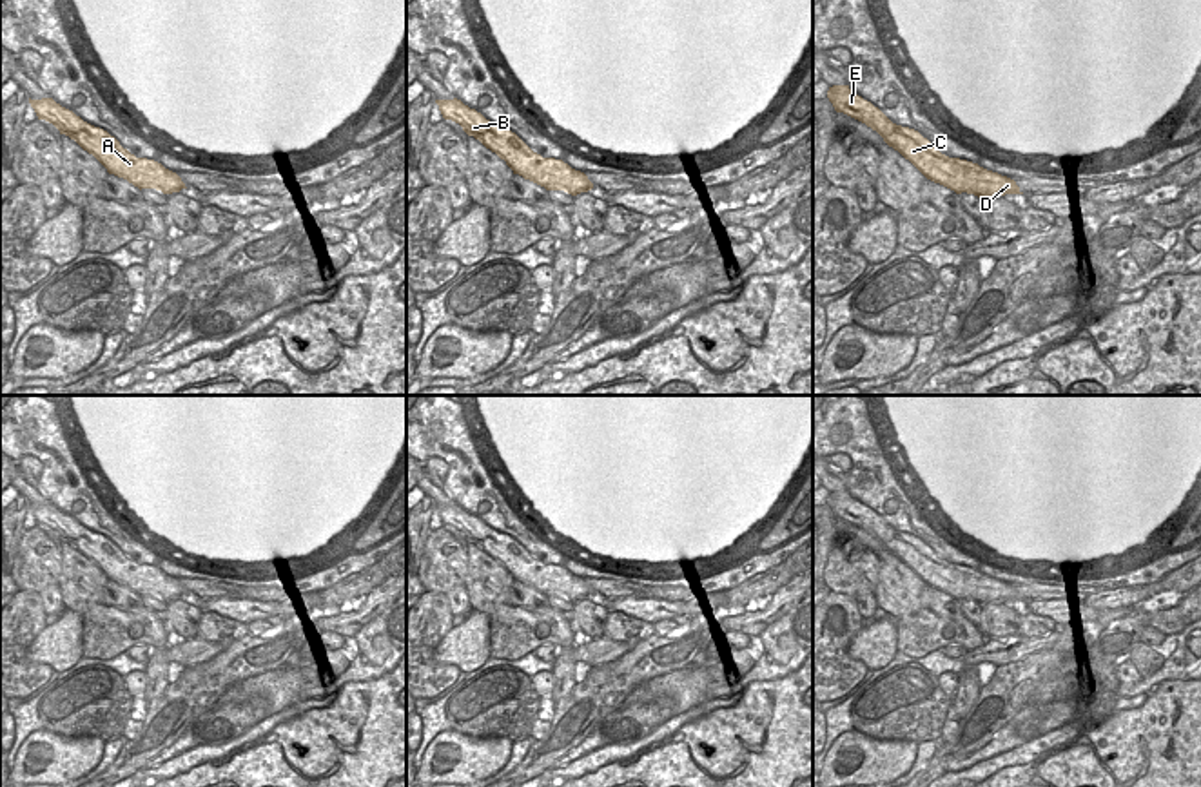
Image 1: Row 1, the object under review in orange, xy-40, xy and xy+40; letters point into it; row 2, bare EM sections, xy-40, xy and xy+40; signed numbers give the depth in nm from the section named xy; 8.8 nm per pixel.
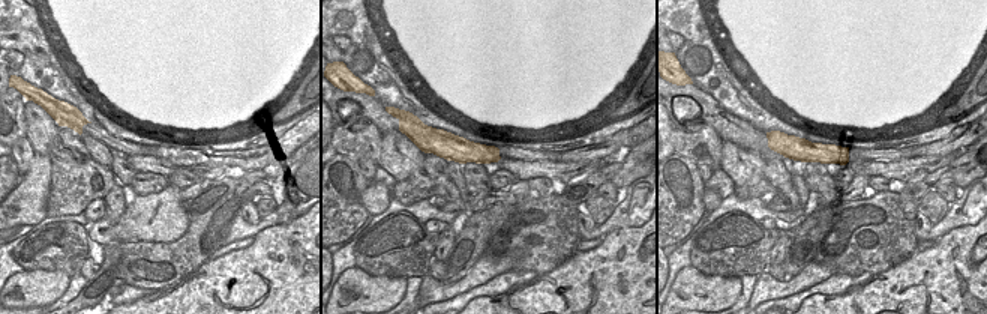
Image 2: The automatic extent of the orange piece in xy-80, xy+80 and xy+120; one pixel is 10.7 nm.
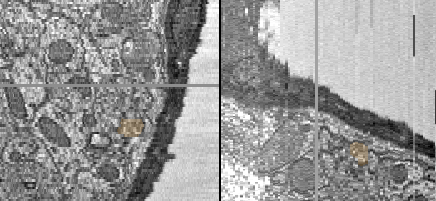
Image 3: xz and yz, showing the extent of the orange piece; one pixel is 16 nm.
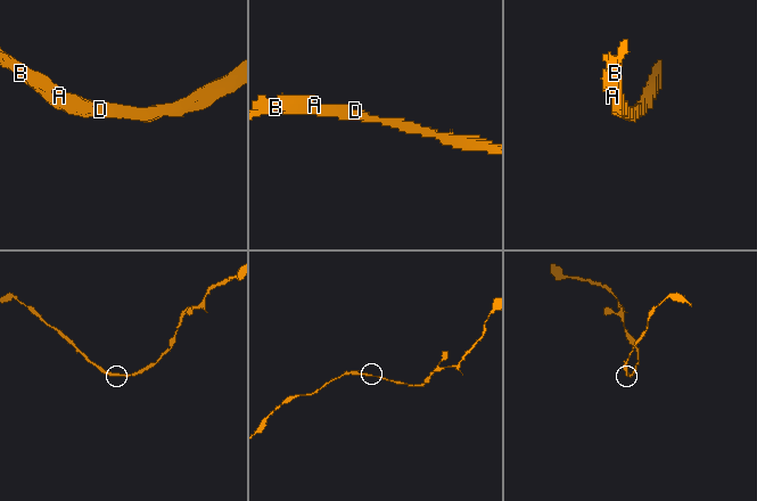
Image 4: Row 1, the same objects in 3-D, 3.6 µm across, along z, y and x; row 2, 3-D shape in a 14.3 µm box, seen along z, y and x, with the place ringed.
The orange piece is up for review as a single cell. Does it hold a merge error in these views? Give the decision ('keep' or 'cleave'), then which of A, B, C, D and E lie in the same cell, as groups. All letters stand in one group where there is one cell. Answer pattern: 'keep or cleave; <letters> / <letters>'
keep; A B C D E

